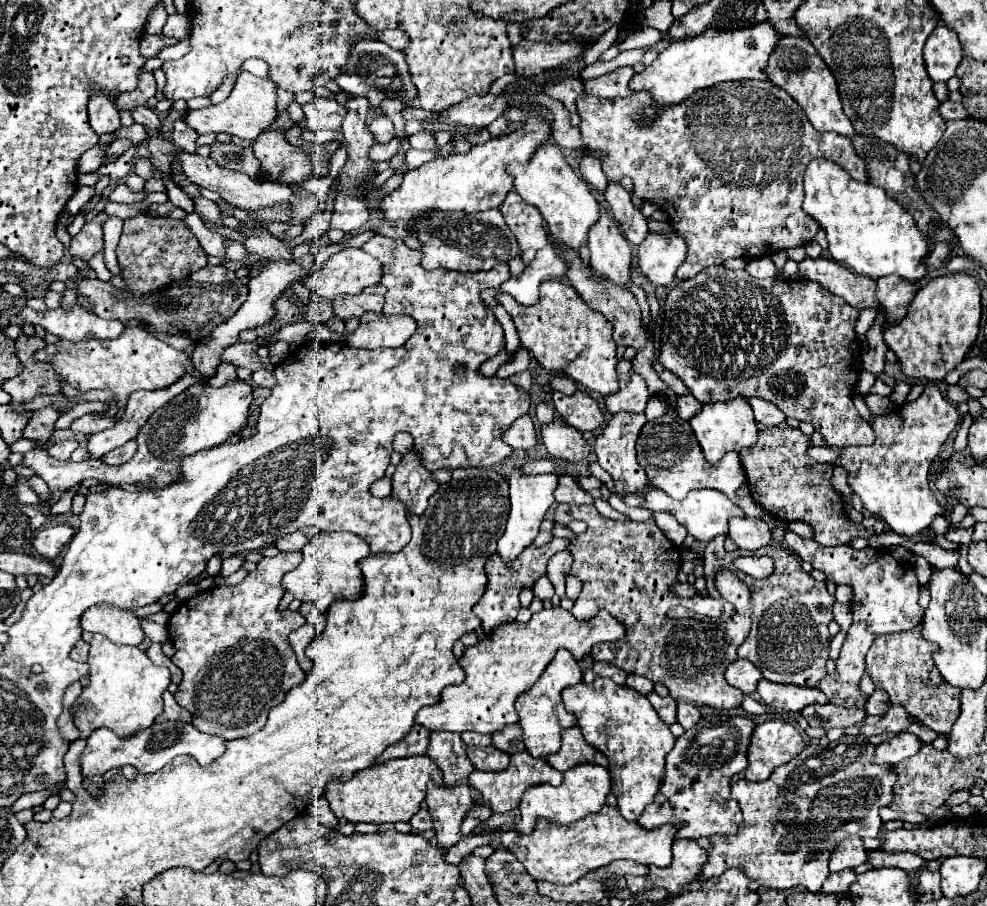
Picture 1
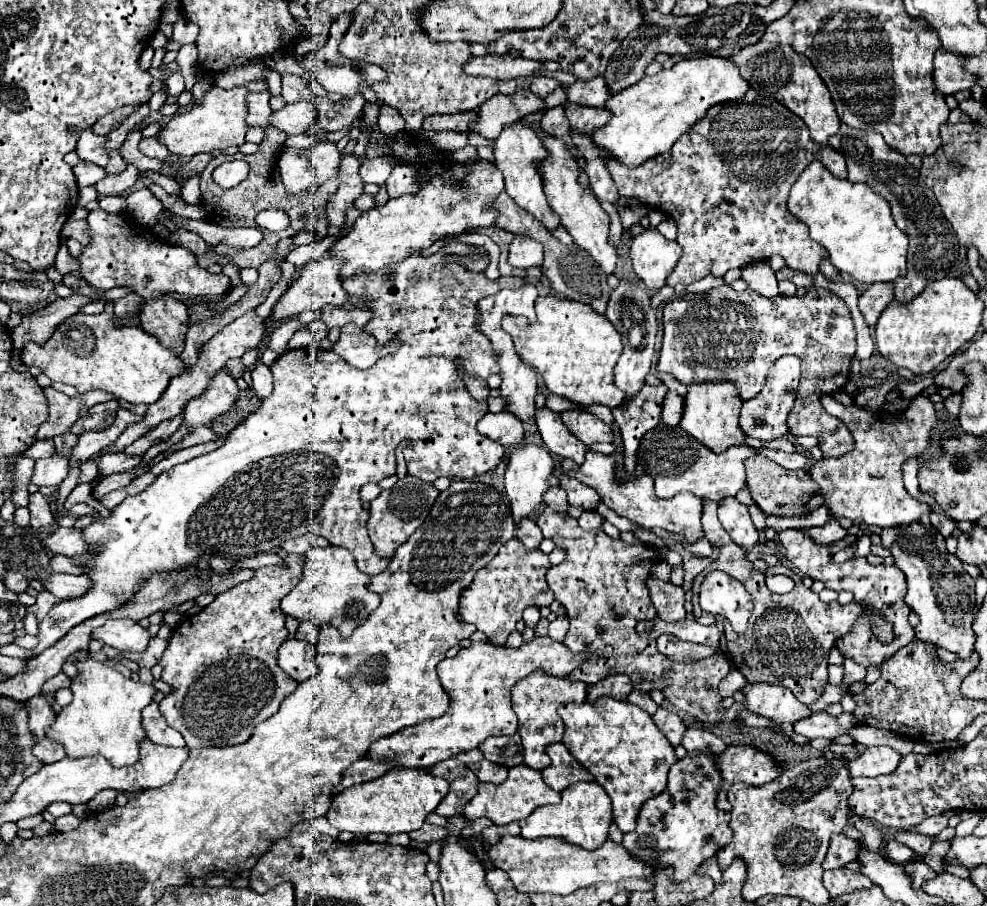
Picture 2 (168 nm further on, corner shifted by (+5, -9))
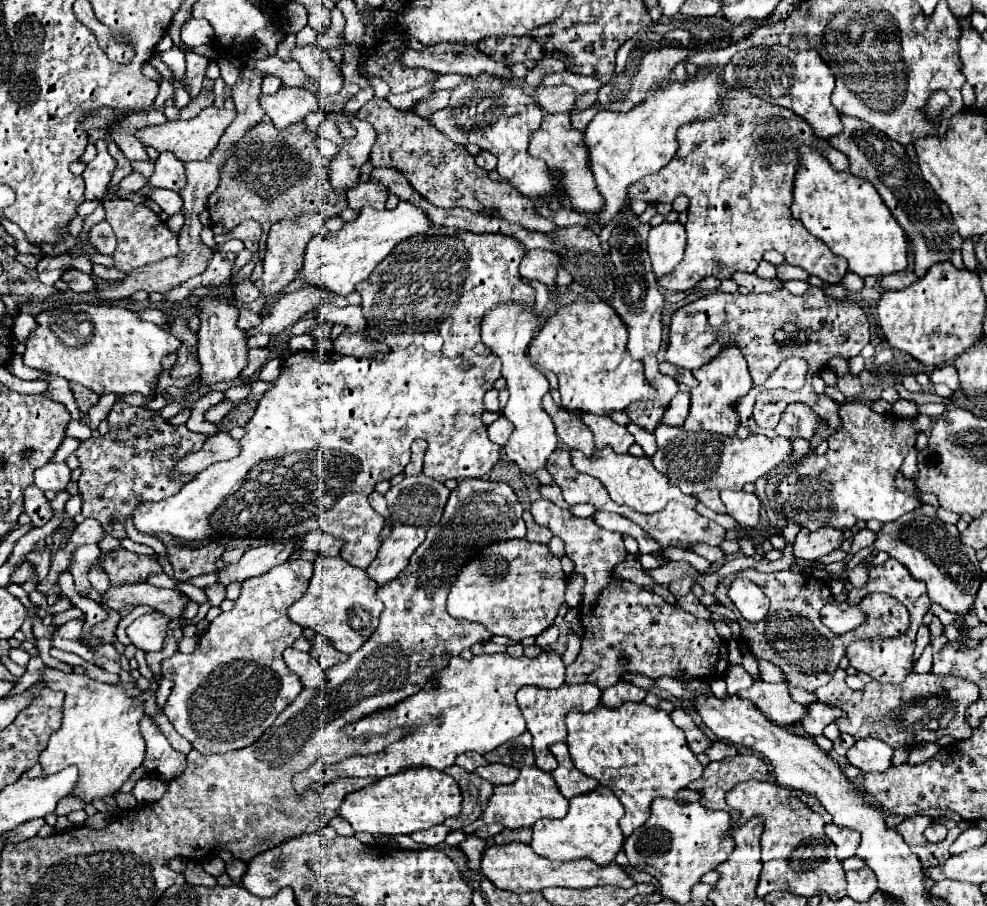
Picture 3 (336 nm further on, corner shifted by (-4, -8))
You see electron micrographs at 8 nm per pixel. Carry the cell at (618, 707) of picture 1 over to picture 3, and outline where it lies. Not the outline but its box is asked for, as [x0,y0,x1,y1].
[566,702,702,836]

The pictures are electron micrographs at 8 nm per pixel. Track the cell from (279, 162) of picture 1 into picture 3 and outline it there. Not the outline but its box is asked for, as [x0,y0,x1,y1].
[262,76,282,96]

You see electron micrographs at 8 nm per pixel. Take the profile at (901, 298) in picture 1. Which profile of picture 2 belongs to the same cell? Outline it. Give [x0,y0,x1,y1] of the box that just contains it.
[829,123,959,303]

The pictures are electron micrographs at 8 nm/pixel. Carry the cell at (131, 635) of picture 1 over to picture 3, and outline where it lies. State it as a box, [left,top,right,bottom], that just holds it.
[126,614,170,652]

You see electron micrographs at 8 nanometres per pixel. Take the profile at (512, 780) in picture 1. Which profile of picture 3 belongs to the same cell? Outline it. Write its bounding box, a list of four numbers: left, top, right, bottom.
[482,766,568,828]

